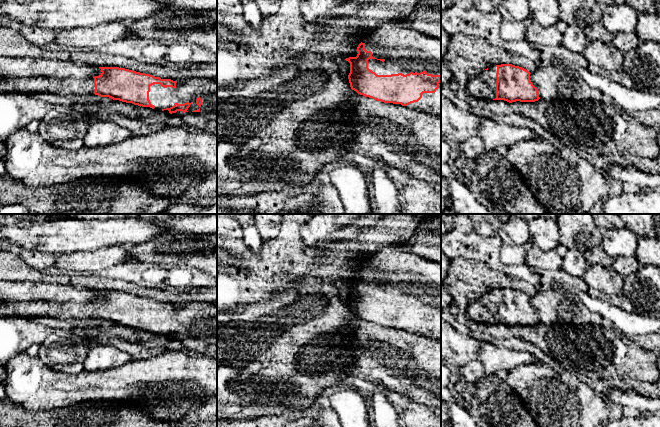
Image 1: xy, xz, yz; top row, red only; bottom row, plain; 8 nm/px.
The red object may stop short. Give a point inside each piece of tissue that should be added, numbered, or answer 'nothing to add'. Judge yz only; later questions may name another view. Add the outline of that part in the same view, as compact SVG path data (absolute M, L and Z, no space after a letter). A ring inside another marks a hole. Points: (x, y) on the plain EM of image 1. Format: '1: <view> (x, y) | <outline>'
1: yz (483, 310) | M491 290L479 300L470 303L466 309L469 318L479 323L496 322L497 290Z

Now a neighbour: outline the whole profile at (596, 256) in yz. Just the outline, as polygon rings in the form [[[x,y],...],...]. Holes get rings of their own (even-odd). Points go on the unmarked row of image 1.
[[[601,246],[587,250],[584,256],[589,265],[600,265],[606,268],[613,268],[615,259],[612,256],[607,255]]]

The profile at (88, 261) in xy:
[[[110,246],[94,251],[78,251],[59,254],[54,266],[65,271],[97,273],[117,264],[130,261],[127,250],[121,246]]]

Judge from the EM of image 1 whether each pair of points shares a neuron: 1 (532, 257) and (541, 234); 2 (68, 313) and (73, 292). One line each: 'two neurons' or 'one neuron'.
1: two neurons
2: two neurons

